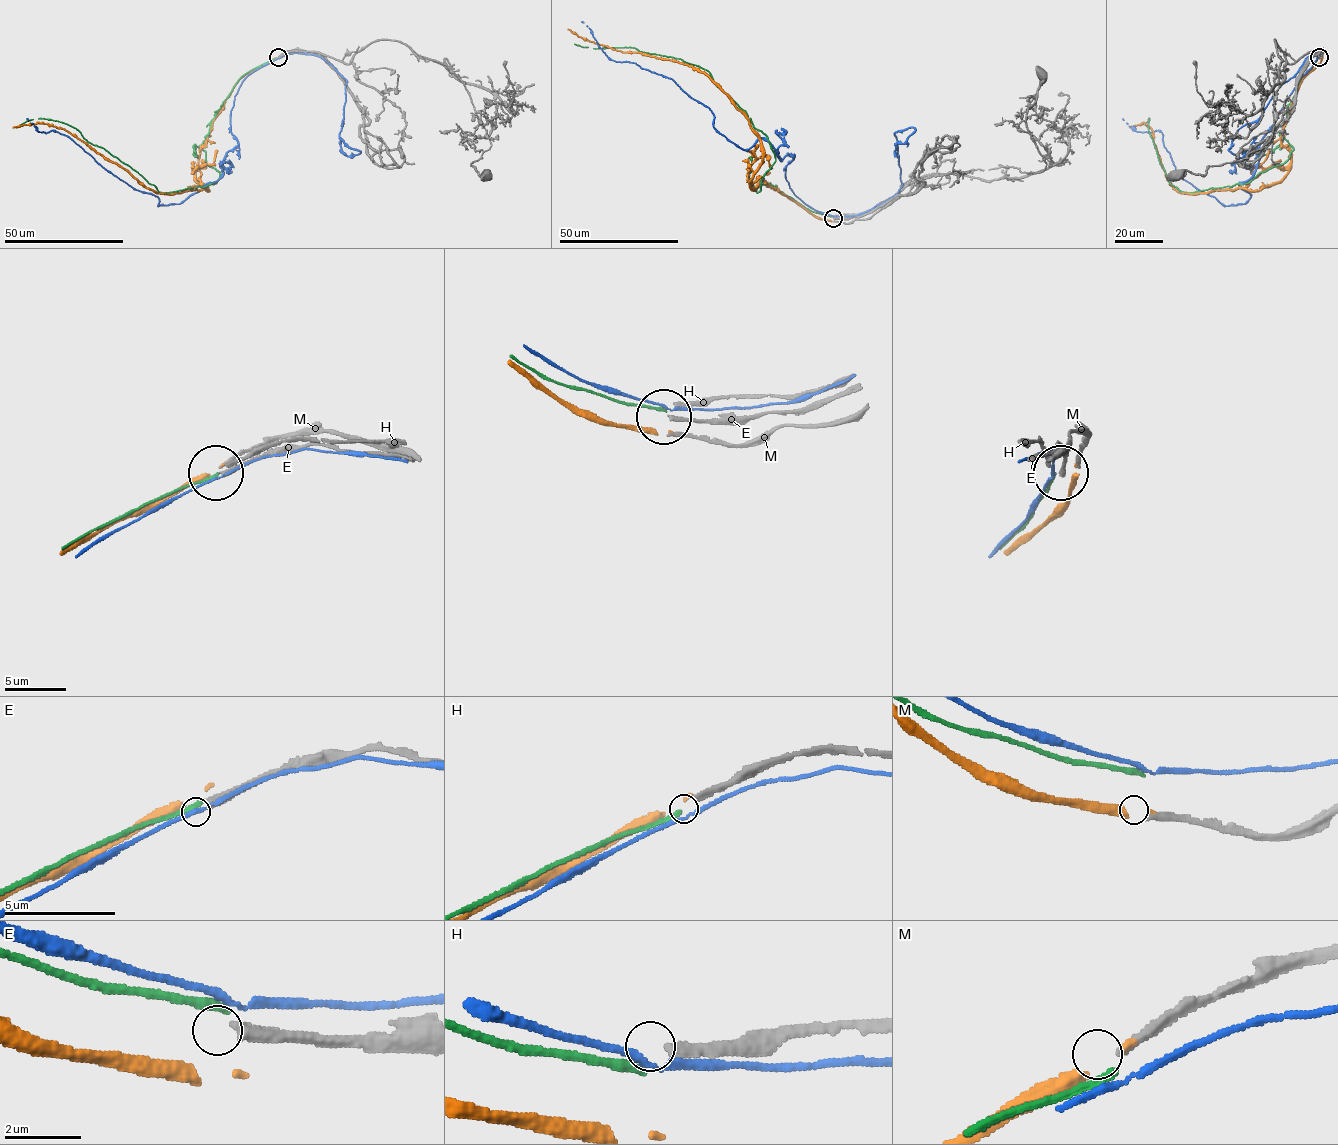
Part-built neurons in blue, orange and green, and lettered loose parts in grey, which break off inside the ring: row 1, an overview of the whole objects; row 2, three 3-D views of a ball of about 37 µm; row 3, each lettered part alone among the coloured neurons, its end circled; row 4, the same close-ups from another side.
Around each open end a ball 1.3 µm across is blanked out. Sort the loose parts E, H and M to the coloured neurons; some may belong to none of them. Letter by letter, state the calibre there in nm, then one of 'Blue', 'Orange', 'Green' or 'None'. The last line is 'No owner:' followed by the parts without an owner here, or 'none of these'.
E: Thickness 400 nm. None
H: Thickness 280 nm. None
M: Thickness 240 nm. Orange
No owner: E, H

